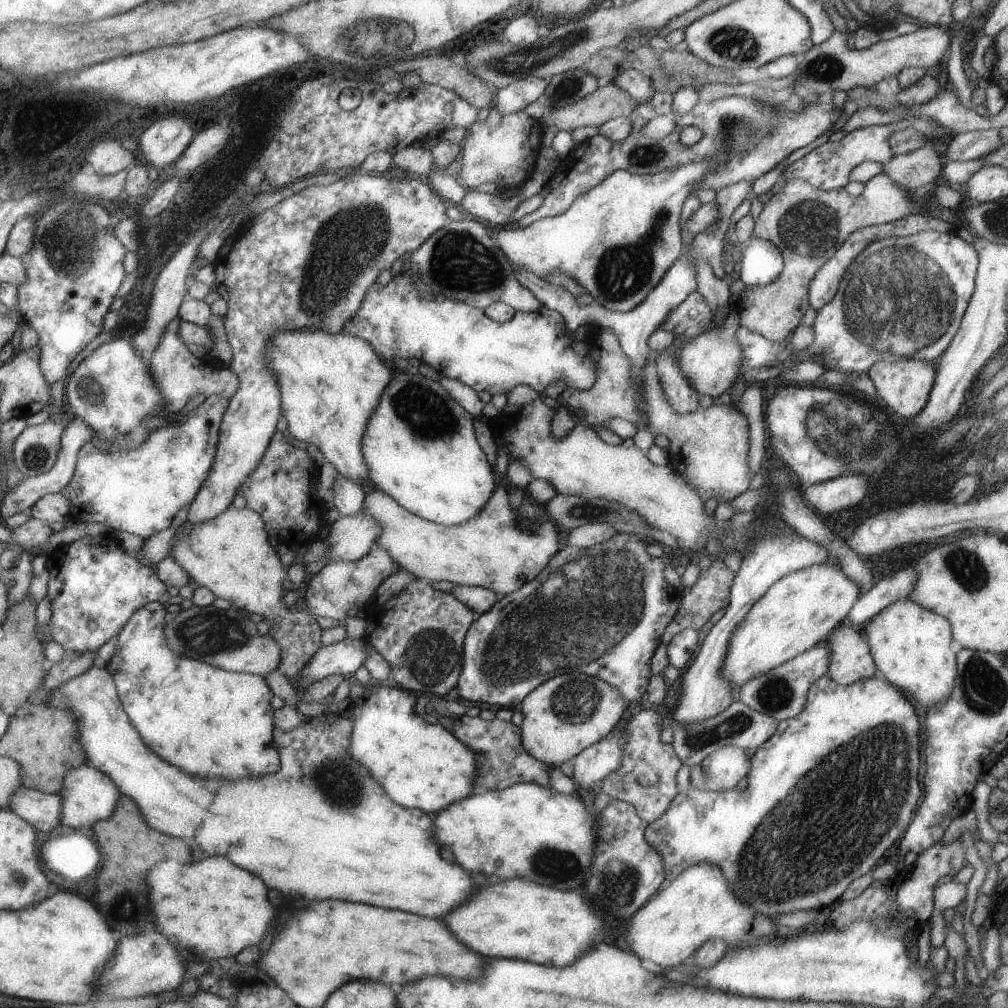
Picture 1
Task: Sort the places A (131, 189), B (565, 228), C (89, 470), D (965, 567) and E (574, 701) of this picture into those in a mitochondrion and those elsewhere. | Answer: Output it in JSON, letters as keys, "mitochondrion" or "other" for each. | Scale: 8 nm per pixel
{"A":"other","B":"other","C":"other","D":"mitochondrion","E":"mitochondrion"}

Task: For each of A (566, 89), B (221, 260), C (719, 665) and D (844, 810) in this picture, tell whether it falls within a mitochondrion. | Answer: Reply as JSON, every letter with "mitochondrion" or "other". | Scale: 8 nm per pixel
{"A":"mitochondrion","B":"other","C":"other","D":"mitochondrion"}

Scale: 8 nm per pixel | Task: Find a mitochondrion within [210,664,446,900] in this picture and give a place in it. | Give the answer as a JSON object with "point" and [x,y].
{"point":[335,779]}

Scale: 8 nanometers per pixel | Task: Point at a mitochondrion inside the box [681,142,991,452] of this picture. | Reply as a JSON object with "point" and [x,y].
{"point":[900,298]}

